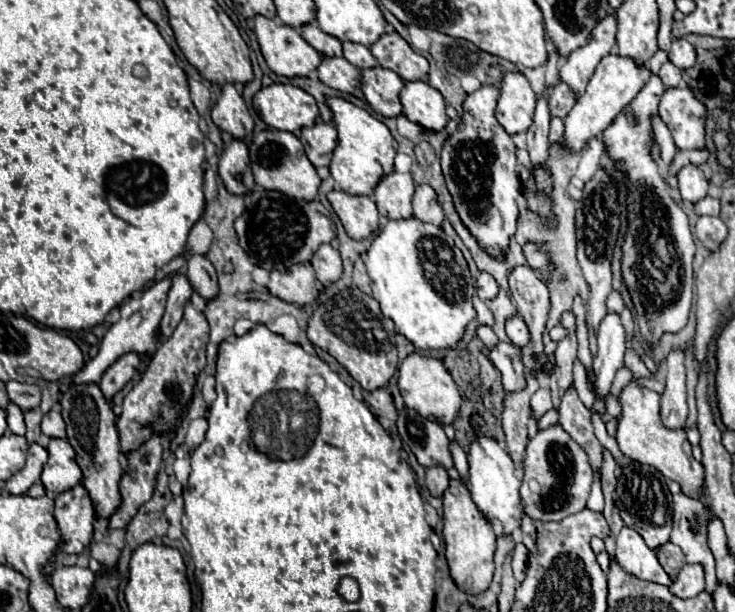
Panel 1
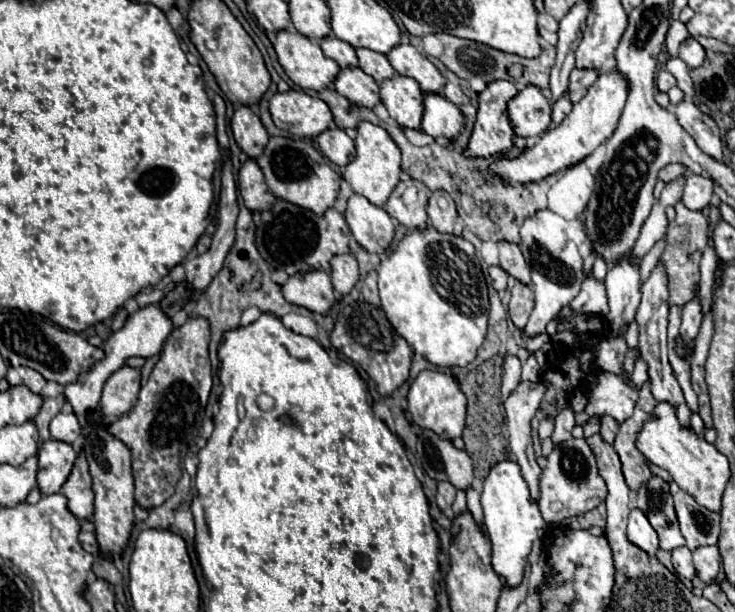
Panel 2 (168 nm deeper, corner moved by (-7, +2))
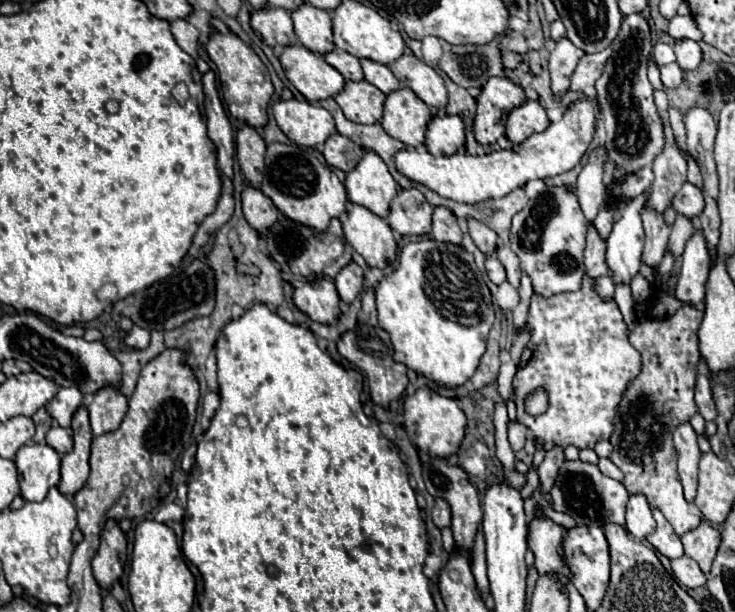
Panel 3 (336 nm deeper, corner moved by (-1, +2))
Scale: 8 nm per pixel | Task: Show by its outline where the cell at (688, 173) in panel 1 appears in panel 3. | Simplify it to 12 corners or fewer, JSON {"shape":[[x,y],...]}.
{"shape":[[685,182],[673,198],[673,208],[697,218],[705,204],[703,192]]}

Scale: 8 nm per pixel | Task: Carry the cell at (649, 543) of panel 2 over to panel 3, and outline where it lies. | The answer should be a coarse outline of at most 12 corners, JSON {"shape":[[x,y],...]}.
{"shape":[[641,494],[629,498],[627,532],[645,540],[655,532],[651,506]]}

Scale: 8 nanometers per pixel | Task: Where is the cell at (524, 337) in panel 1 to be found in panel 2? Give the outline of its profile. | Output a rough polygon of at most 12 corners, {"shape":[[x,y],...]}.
{"shape":[[515,278],[509,284],[509,316],[525,328],[533,310],[533,290]]}

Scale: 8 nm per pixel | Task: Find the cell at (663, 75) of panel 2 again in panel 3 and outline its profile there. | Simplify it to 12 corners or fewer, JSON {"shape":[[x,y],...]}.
{"shape":[[677,64],[663,66],[661,82],[665,88],[677,88],[683,72]]}

